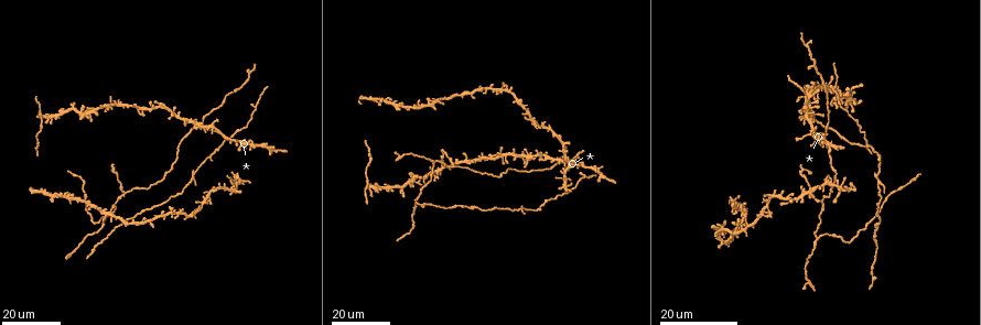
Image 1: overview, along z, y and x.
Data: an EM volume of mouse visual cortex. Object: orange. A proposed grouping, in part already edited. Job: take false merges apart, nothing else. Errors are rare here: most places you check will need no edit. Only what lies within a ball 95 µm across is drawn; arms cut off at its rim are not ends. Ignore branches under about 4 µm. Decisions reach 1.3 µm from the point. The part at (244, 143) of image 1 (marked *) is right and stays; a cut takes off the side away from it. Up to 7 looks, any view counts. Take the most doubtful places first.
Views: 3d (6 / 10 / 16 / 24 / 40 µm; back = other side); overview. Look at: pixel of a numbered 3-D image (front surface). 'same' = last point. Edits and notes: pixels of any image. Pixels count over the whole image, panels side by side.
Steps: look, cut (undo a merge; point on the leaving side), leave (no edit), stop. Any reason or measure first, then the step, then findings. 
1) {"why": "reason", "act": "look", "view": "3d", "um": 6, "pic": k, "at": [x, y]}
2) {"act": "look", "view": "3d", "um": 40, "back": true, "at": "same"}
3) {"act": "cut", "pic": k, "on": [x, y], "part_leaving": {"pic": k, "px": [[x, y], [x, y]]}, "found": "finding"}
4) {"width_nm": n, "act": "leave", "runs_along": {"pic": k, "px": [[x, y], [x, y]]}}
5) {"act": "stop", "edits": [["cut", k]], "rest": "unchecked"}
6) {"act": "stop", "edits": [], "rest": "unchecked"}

{"why": "three-way junction", "act": "look", "view": "3d", "um": 16, "pic": 1, "at": [816, 238]}

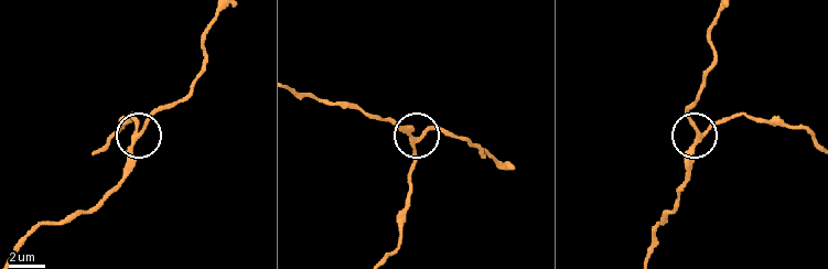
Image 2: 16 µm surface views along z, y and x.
{"act": "look", "view": "3d", "um": 10, "pic": 2, "at": [414, 140]}

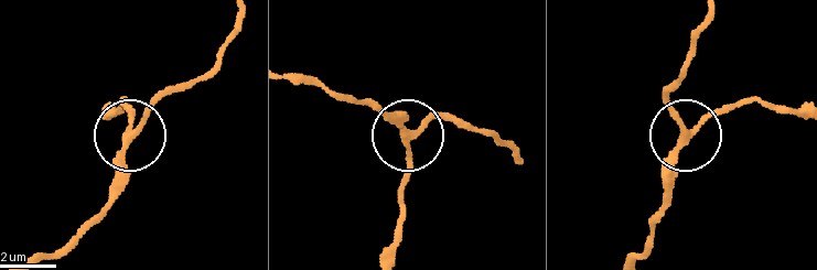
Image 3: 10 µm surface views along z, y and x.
{"side_arm_um": 22, "act": "leave", "runs_along": {"pic": 3, "px": [[235, 18], [214, 67], [171, 89], [131, 131], [121, 193]]}, "found": "continuous, no second cell"}

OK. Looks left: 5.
{"why": "looks like a crossing", "act": "look", "view": "3d", "um": 24, "pic": 1, "at": [564, 172]}

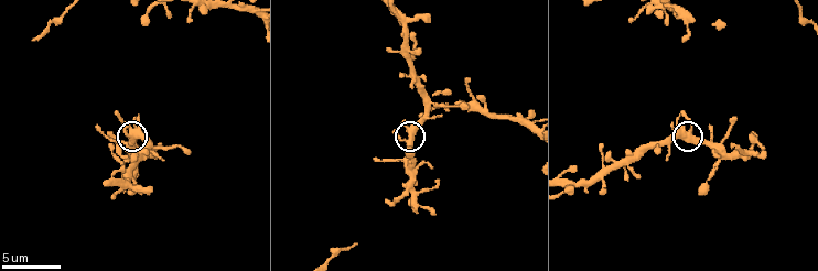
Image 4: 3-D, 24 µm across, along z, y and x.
{"act": "look", "view": "3d", "um": 6, "pic": 4, "at": [413, 126]}

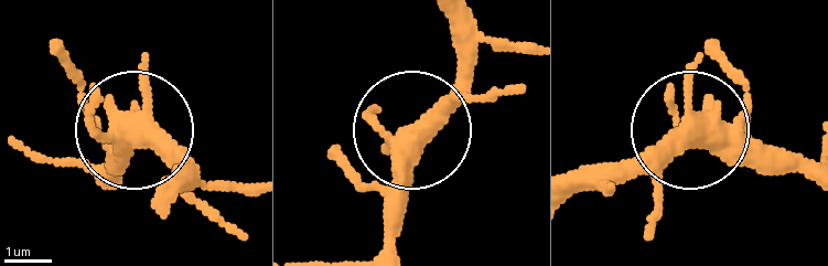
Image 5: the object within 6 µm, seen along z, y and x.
{"arms": 5, "act": "leave", "found": "continuous, no second cell"}

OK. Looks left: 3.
{"act": "look", "view": "3d", "um": 24, "pic": 1, "at": [563, 164]}

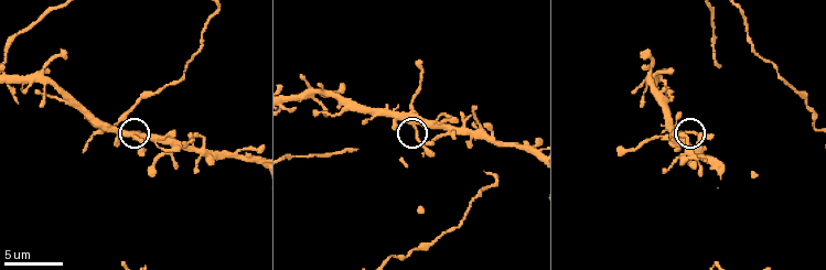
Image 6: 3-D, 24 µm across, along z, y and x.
{"why": "zoom in", "act": "look", "view": "3d", "um": 10, "pic": 6, "at": [417, 128]}

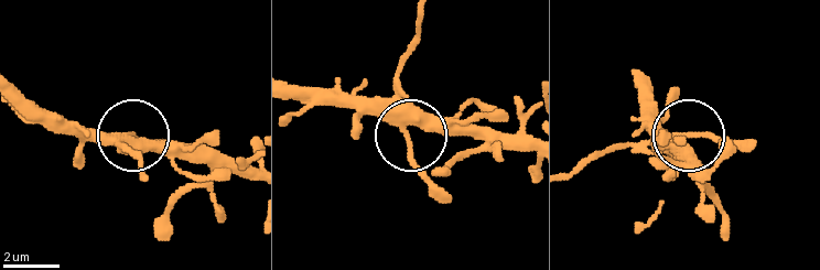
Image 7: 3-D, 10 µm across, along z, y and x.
{"act": "leave", "found": "continuous, no second cell"}

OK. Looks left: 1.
{"act": "stop", "edits": [], "rest": "unchecked"}

